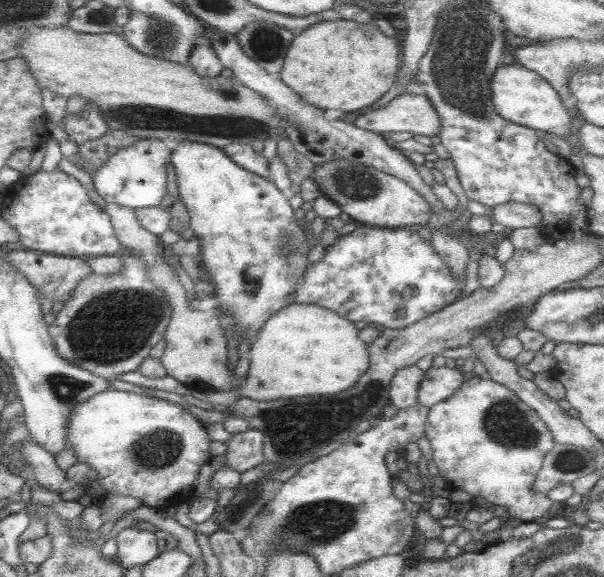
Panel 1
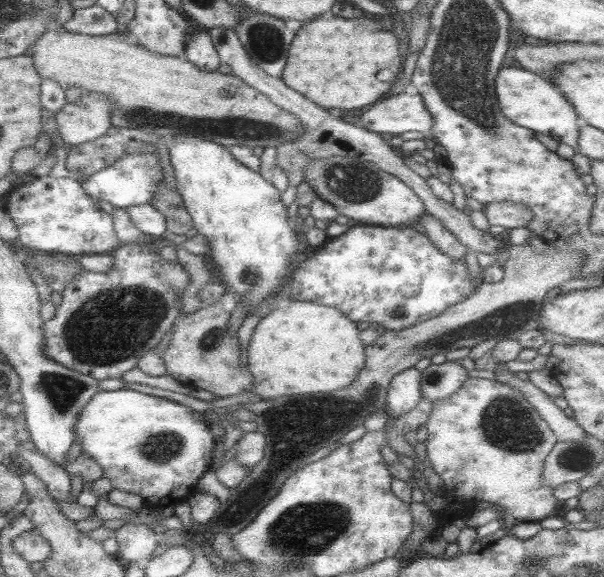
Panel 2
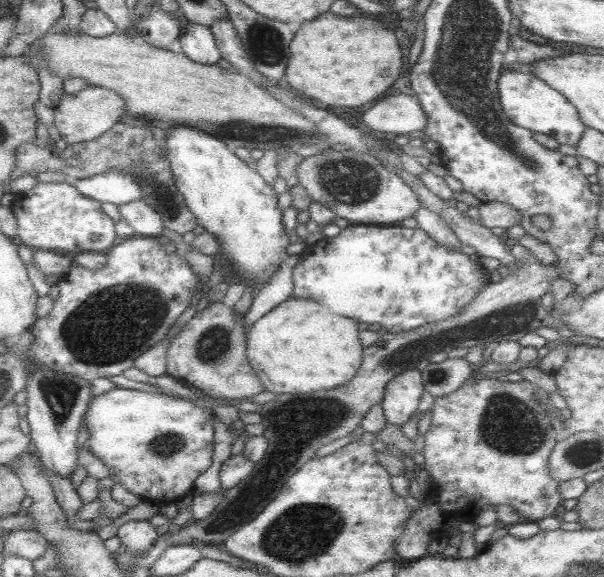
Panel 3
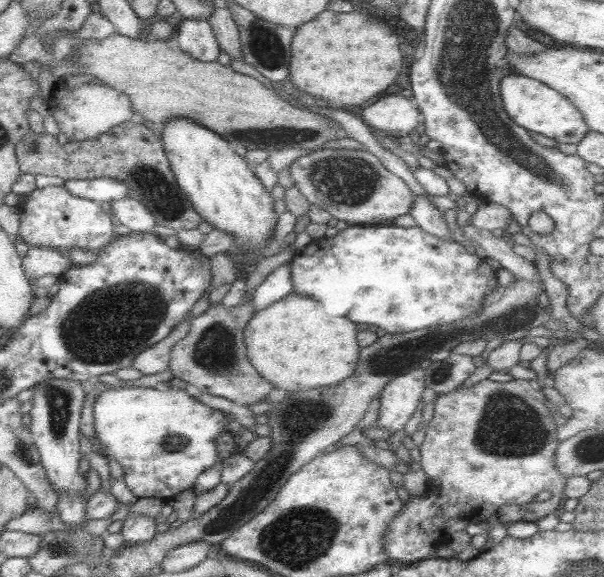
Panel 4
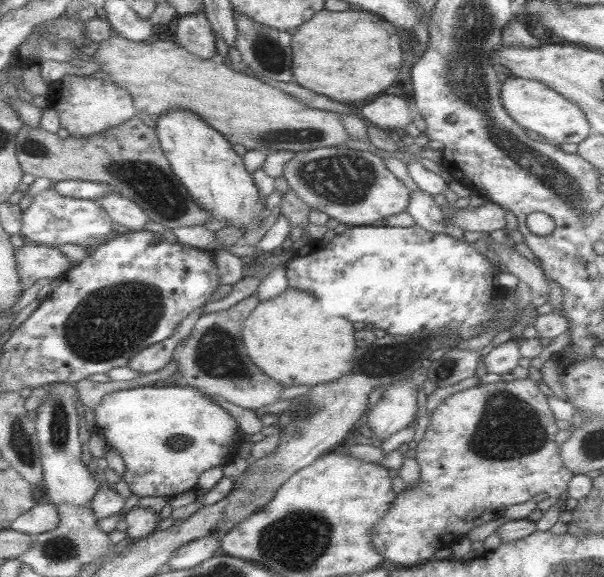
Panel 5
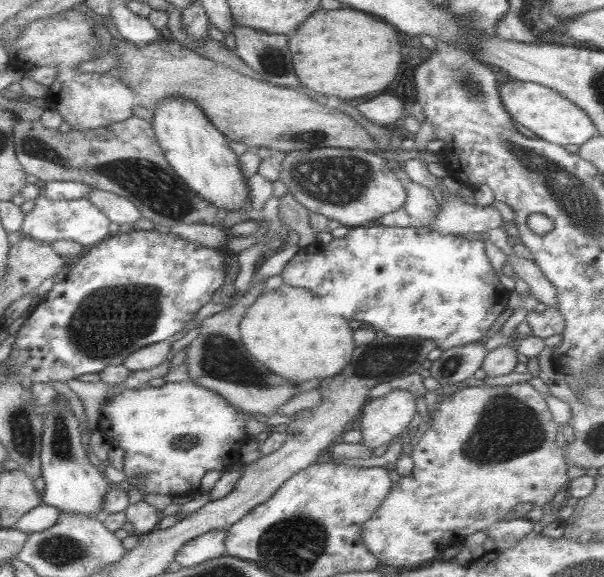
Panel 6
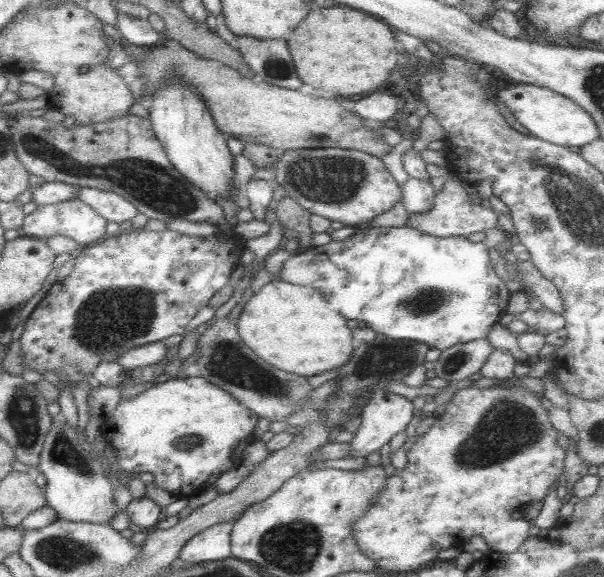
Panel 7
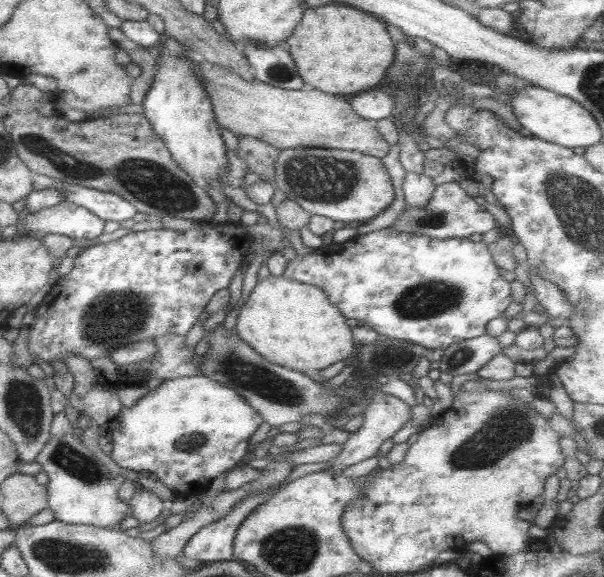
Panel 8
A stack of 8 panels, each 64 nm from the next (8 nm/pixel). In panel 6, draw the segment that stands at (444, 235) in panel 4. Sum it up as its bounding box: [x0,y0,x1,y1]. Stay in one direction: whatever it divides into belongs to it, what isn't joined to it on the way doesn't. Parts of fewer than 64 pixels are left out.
[402,181,438,227]

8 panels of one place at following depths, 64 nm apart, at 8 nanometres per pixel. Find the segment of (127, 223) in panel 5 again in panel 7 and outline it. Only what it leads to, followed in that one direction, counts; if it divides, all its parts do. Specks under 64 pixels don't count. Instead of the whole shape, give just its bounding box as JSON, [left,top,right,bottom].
[74,188,138,225]

